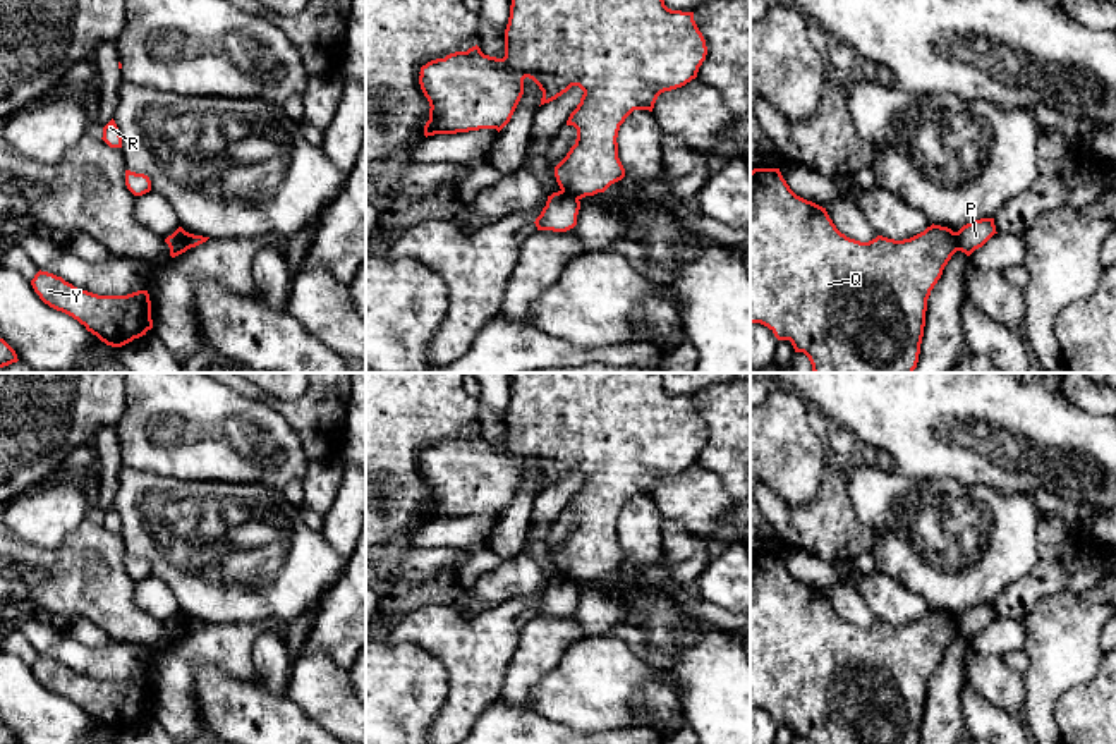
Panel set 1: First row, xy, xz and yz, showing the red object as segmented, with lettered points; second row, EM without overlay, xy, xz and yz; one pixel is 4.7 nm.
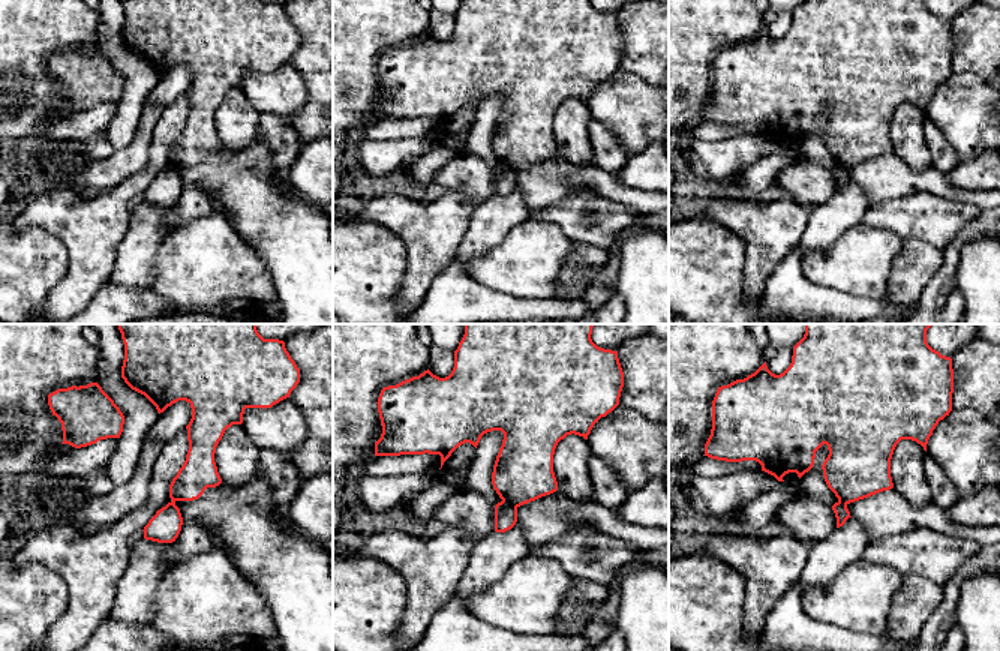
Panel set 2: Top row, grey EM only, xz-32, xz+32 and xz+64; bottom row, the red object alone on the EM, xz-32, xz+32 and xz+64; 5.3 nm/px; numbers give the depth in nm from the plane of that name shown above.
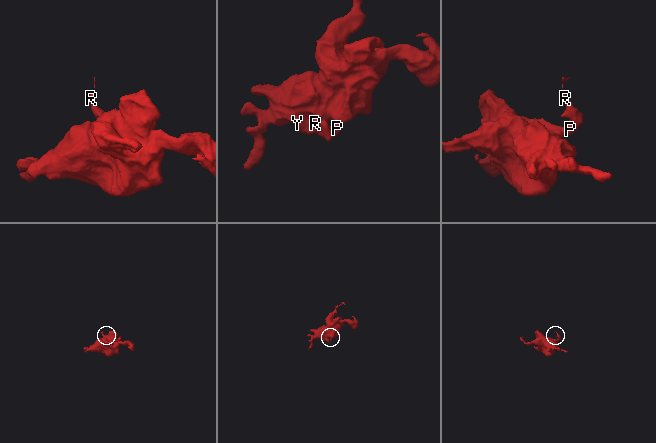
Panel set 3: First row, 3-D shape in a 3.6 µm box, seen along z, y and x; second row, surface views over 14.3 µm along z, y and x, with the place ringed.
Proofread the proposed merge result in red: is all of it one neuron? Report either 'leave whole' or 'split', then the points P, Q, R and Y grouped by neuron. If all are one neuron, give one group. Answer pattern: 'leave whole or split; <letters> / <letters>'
split; P R / Q Y

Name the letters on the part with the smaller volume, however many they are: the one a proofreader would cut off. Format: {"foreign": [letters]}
{"foreign": ["P", "R"]}

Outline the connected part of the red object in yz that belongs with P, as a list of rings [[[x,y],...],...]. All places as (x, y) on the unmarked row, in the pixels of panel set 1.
[[[980,603],[963,610],[956,617],[956,634],[970,641],[982,632],[996,617],[994,603]]]

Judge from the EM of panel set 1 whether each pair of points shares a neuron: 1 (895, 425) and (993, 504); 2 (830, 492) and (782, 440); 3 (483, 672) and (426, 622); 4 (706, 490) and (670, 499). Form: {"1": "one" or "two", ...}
{"1": "two", "2": "two", "3": "one", "4": "one"}

